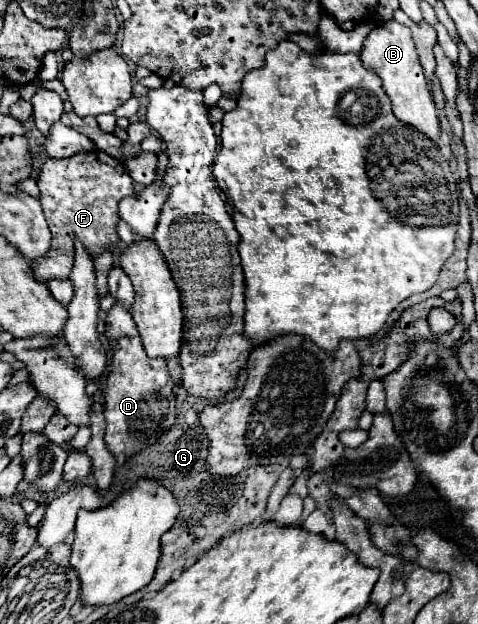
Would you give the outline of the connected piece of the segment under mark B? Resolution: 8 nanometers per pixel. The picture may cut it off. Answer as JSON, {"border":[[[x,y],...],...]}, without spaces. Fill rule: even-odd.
{"border":[[[390,20],[382,28],[372,30],[364,40],[364,50],[360,58],[364,62],[364,68],[374,70],[382,78],[382,88],[392,102],[394,116],[400,122],[412,126],[414,130],[426,134],[426,138],[432,140],[434,144],[440,144],[440,122],[438,122],[436,106],[434,106],[434,100],[430,96],[426,78],[422,72],[410,28]]]}

